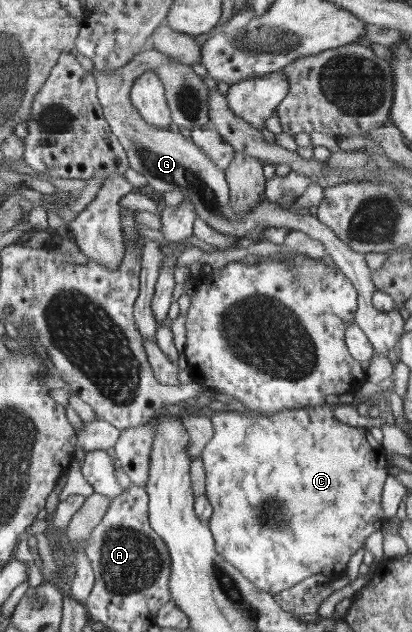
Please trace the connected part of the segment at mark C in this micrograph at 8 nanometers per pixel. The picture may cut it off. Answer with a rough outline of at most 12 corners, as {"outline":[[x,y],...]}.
{"outline":[[333,405],[216,413],[220,552],[274,595],[386,521],[388,451]]}

